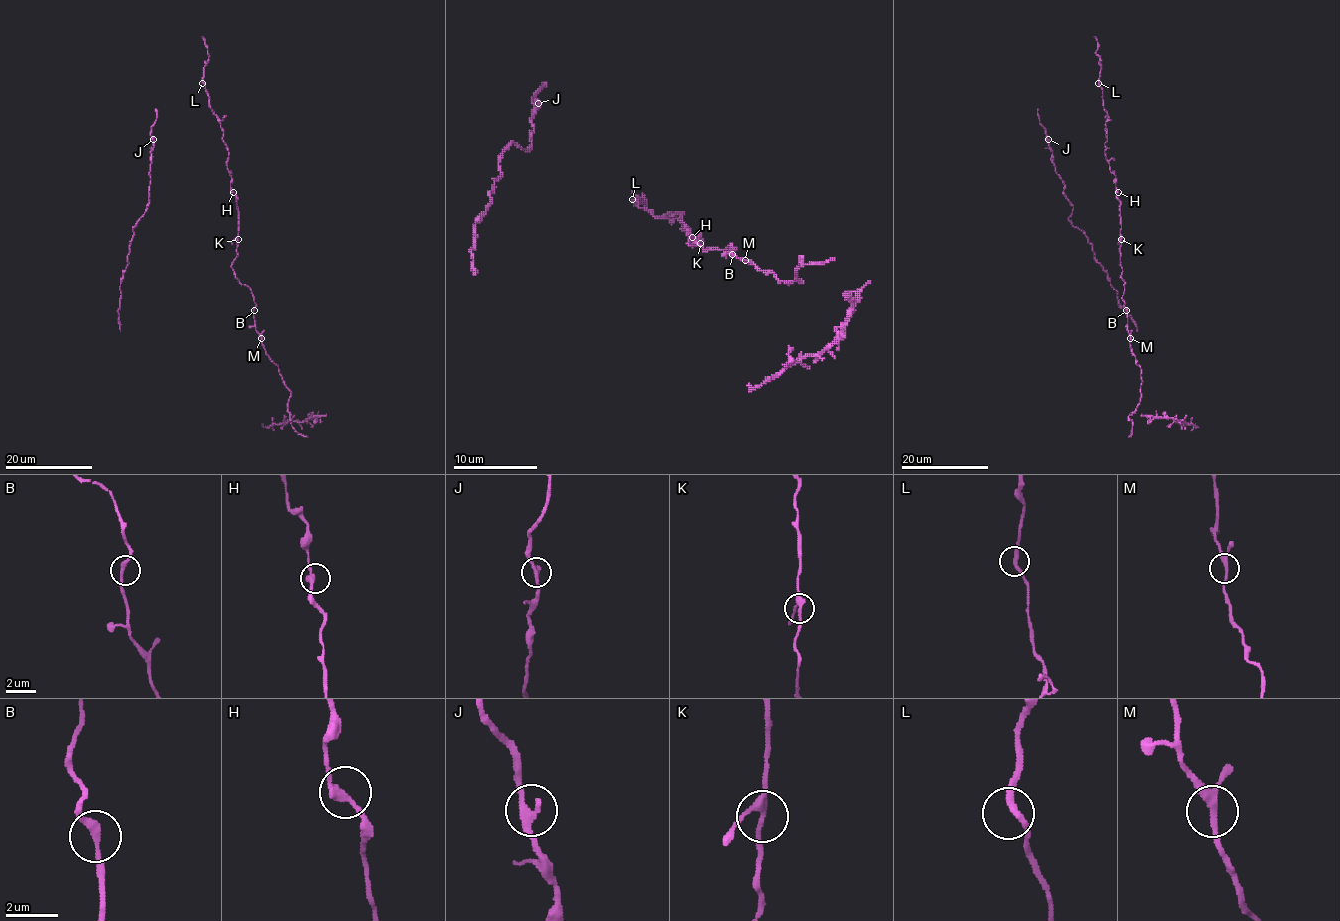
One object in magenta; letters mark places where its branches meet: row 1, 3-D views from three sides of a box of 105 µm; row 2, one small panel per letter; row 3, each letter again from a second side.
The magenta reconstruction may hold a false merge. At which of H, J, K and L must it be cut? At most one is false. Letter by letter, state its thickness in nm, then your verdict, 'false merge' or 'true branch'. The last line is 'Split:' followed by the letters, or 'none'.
H: 300 nm thick; true branch
J: 280 nm thick; true branch
K: 240 nm thick; true branch
L: 280 nm thick; true branch
Split: none

